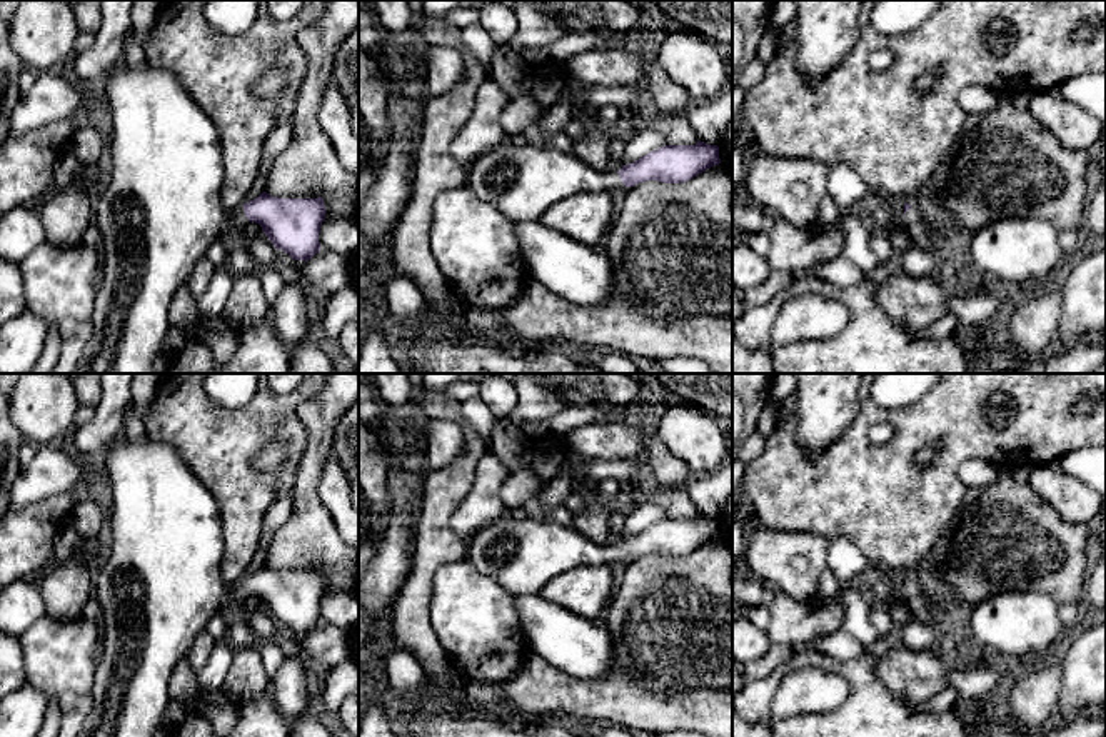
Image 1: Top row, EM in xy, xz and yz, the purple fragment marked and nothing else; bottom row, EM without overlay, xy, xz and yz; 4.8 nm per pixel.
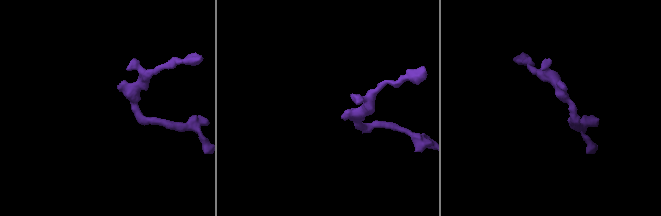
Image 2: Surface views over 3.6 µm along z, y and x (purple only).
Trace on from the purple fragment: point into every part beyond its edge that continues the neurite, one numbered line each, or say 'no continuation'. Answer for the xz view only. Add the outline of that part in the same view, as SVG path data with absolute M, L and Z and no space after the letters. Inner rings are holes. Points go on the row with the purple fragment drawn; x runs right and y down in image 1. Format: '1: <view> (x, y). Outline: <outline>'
1: xz (522, 182). Outline: M505 137L489 153L480 155L467 168L467 183L485 203L494 205L512 223L537 222L557 202L581 193L609 192L622 185L617 172L599 172L576 155L534 145L514 145Z

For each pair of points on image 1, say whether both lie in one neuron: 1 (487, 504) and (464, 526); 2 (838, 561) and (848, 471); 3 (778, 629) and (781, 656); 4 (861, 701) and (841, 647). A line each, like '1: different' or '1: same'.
1: same
2: different
3: different
4: different

